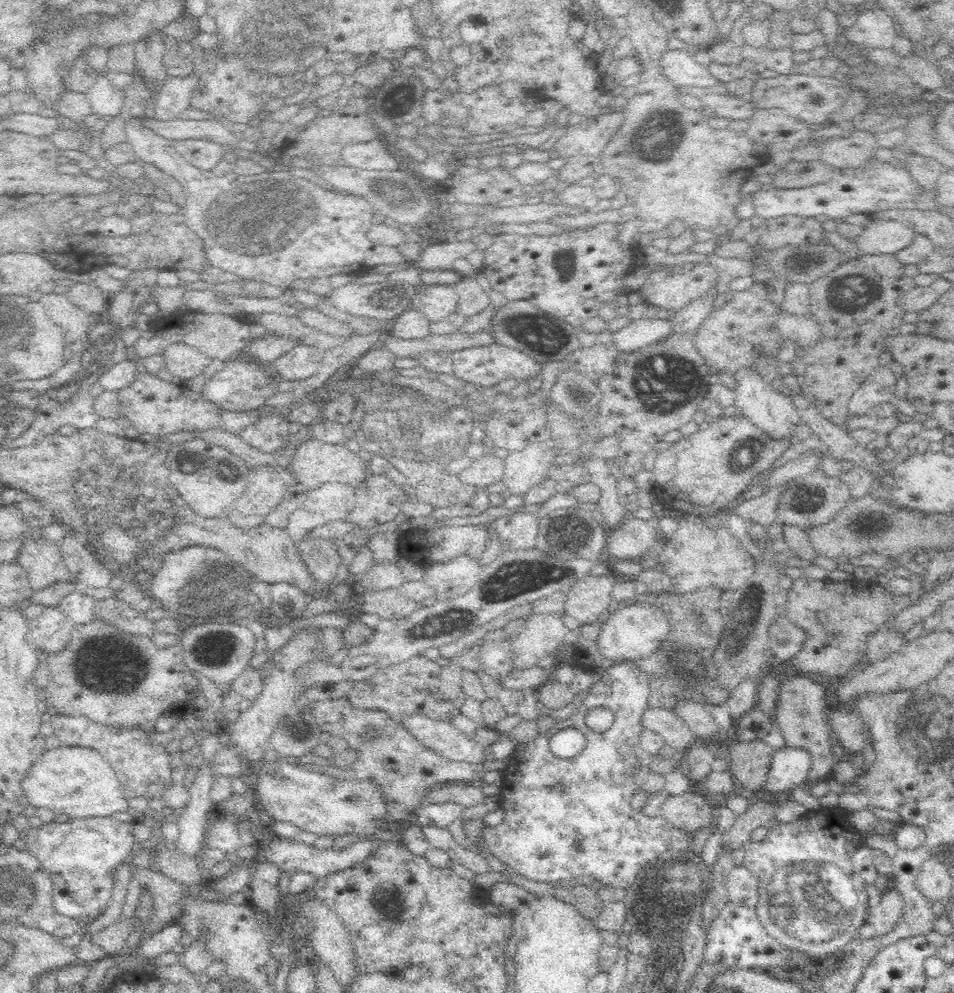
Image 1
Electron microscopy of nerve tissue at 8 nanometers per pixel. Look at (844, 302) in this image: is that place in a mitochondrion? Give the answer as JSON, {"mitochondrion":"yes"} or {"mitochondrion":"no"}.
{"mitochondrion":"yes"}

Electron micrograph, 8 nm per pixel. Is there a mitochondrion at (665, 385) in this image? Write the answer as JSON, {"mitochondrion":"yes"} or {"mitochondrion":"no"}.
{"mitochondrion":"yes"}

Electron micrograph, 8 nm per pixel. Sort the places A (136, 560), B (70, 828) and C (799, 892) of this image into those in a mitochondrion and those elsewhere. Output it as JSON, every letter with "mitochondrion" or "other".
{"A":"other","B":"other","C":"mitochondrion"}

